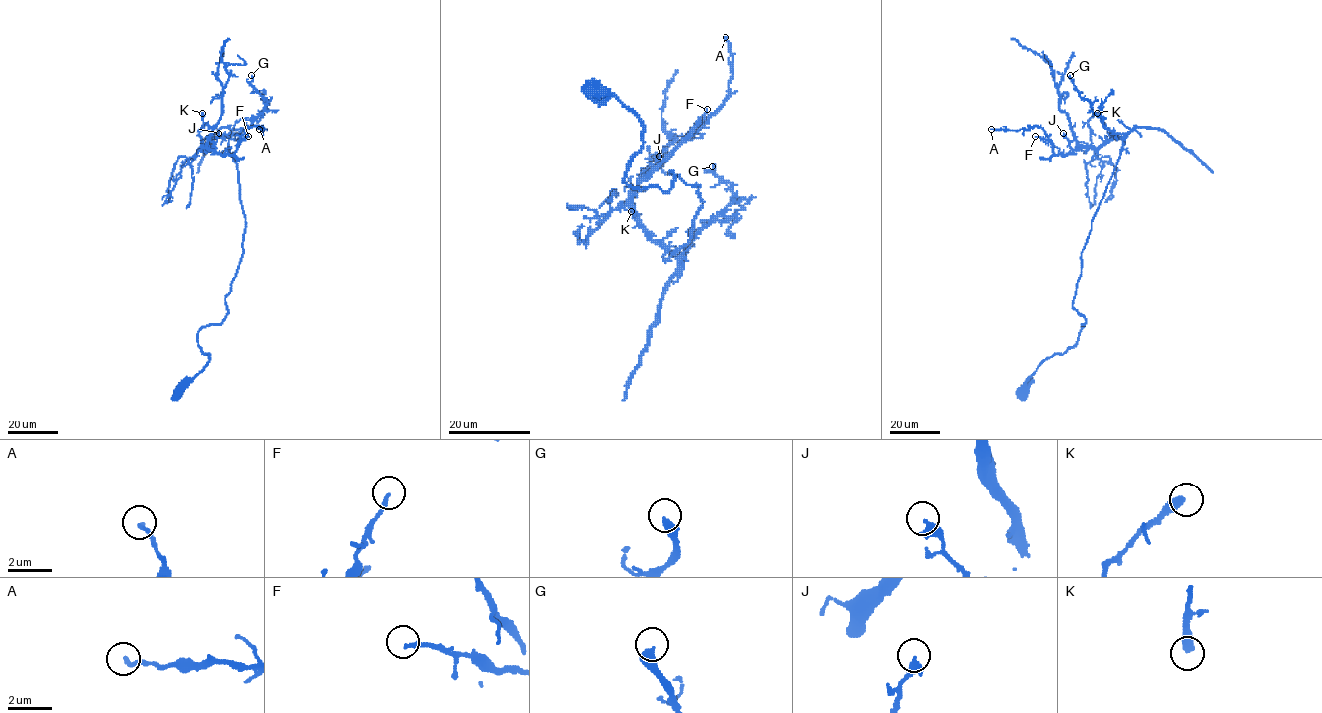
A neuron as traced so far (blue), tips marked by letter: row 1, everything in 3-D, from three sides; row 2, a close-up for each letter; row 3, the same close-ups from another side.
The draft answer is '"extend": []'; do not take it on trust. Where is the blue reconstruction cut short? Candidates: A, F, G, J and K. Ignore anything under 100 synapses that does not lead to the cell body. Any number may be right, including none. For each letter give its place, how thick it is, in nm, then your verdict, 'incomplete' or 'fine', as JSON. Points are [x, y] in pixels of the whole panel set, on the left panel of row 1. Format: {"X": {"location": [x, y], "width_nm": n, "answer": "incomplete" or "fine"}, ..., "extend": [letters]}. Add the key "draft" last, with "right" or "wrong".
{"A": {"location": [259, 129], "width_nm": 180, "answer": "fine"}, "F": {"location": [248, 136], "width_nm": 170, "answer": "fine"}, "G": {"location": [251, 75], "width_nm": 400, "answer": "fine"}, "J": {"location": [219, 133], "width_nm": 400, "answer": "fine"}, "K": {"location": [202, 113], "width_nm": 380, "answer": "fine"}, "extend": [], "draft": "right"}

